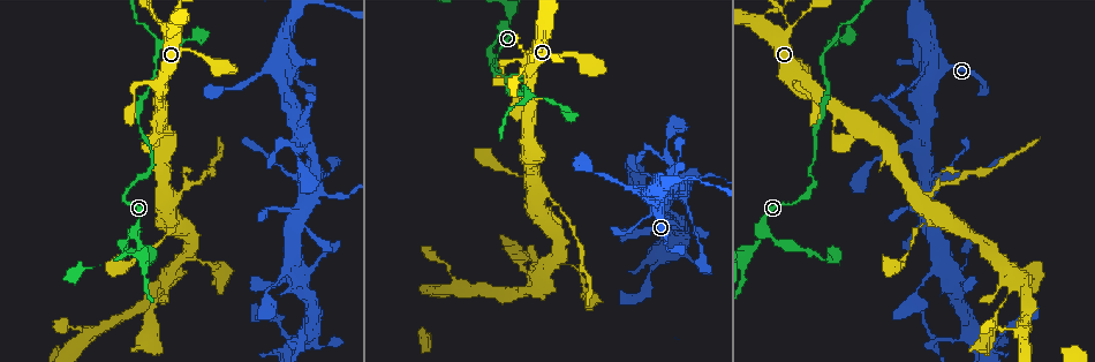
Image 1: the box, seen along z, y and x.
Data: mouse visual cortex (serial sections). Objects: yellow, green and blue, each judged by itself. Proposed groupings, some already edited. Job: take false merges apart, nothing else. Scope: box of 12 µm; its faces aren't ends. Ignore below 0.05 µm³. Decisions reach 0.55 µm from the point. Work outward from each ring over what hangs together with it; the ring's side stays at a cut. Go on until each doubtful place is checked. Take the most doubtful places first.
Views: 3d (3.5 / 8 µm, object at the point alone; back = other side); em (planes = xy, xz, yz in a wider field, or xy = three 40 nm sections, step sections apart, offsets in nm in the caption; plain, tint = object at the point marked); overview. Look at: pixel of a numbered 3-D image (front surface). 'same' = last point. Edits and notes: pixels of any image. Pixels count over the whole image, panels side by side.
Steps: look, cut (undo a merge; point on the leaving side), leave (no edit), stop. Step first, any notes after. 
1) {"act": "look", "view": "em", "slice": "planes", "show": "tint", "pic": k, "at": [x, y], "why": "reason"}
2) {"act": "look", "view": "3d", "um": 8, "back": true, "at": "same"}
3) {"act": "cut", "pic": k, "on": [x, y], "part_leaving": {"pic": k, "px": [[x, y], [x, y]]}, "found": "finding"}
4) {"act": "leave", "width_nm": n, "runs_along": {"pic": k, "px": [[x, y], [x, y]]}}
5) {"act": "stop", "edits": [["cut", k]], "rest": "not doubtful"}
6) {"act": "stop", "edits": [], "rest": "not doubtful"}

{"act": "look", "view": "em", "slice": "xy", "step": 5, "show": "tint", "pic": 1, "at": [933, 190], "why": "calibre changes"}

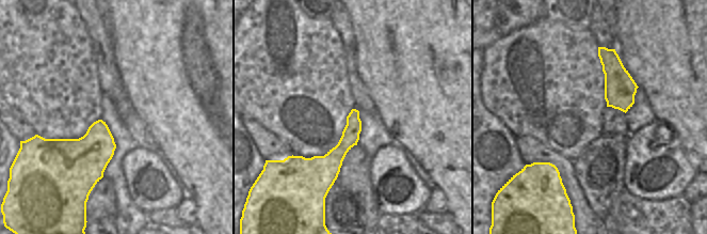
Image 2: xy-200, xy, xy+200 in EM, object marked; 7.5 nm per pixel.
{"act": "look", "view": "3d", "um": 3.5, "at": "same"}

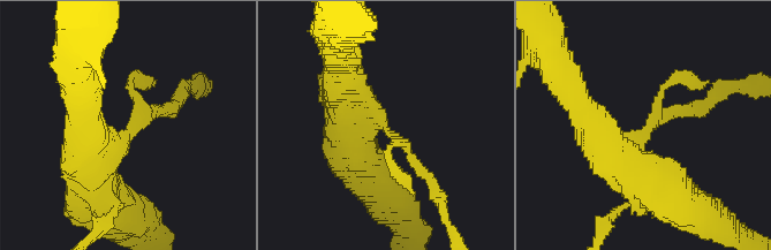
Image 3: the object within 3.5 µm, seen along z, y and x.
{"act": "leave", "runs_along": {"pic": 3, "px": [[344, 90], [429, 179]]}, "found": "one cell here"}

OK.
{"act": "look", "view": "3d", "um": 3.5, "back": true, "pic": 1, "at": [786, 18], "why": "three arms meet"}

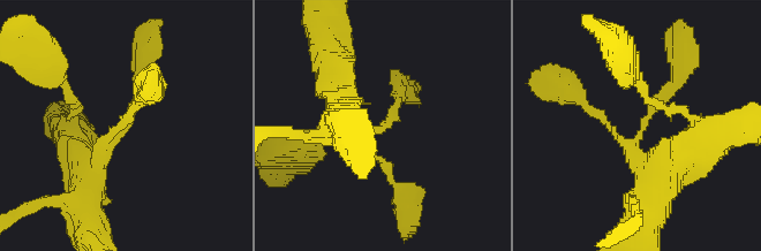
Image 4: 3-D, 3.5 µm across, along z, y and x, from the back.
{"act": "look", "view": "em", "slice": "xy", "step": 1, "show": "tint", "pic": 4, "at": [381, 125], "arms": 3, "arm_widths_nm": [150, 150, 250]}

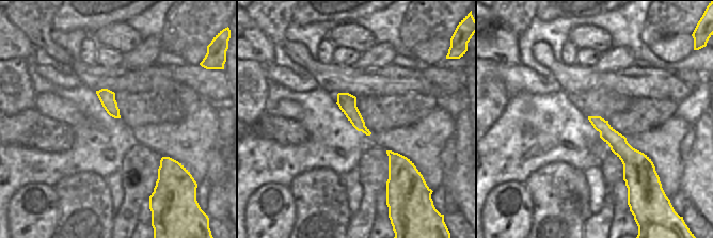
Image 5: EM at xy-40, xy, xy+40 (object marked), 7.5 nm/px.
{"act": "leave", "runs_along": {"pic": 4, "px": [[89, 183], [138, 81]]}, "found": "continuous, no second cell"}

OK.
{"act": "look", "view": "em", "slice": "xy", "step": 2, "show": "tint", "pic": 1, "at": [140, 246], "why": "two arms in line, one across"}

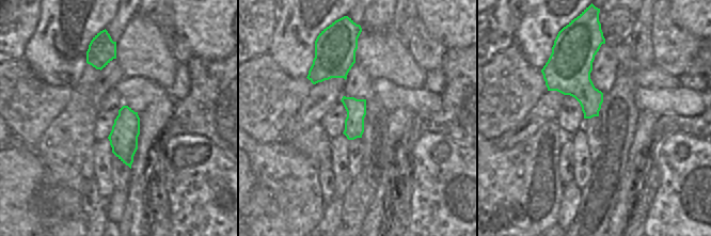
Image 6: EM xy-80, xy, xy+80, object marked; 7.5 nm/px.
{"act": "look", "view": "3d", "um": 3.5, "at": "same", "why": "wider look"}

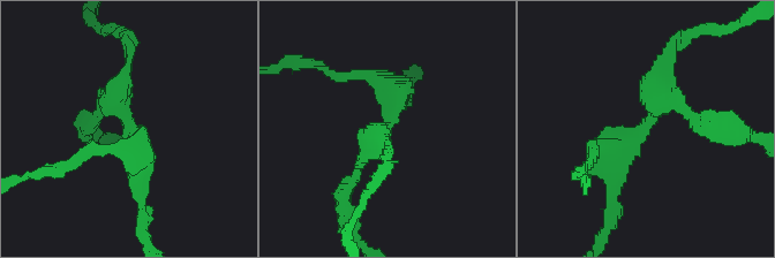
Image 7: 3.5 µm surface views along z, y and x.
{"act": "leave", "runs_along": {"pic": 7, "px": [[667, 68], [614, 196]]}, "found": "continuous, no second cell"}

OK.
{"act": "stop", "edits": [], "rest": "not doubtful"}

